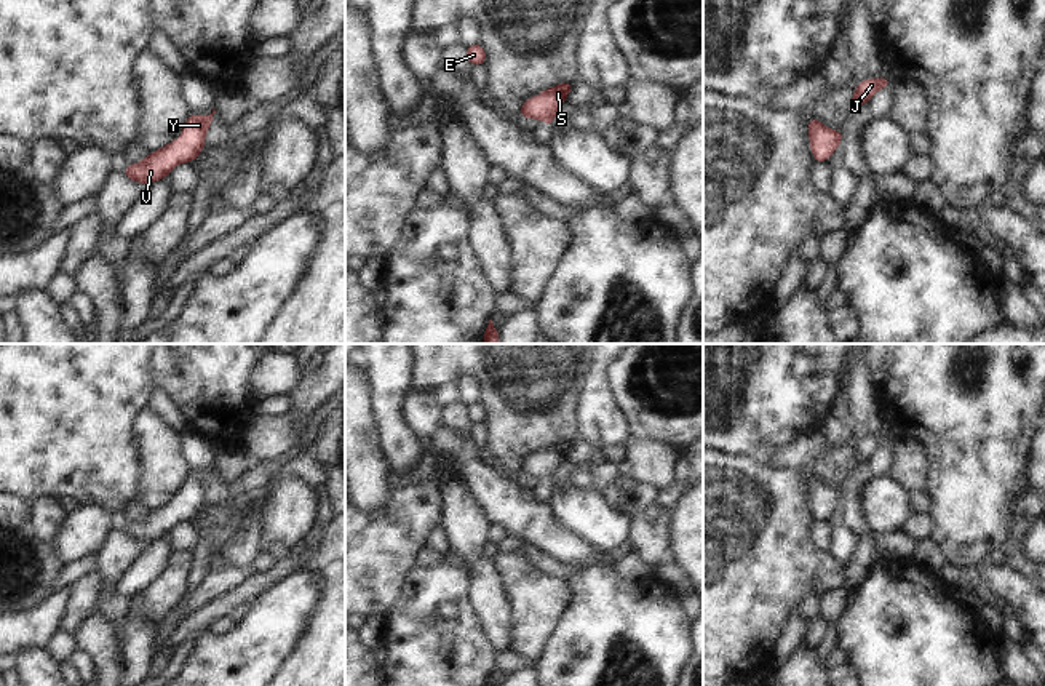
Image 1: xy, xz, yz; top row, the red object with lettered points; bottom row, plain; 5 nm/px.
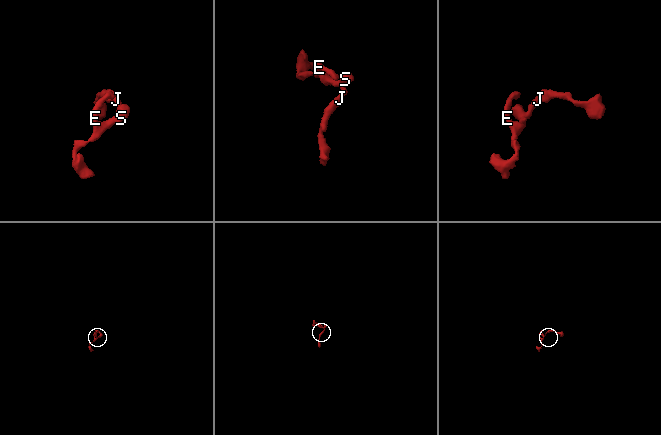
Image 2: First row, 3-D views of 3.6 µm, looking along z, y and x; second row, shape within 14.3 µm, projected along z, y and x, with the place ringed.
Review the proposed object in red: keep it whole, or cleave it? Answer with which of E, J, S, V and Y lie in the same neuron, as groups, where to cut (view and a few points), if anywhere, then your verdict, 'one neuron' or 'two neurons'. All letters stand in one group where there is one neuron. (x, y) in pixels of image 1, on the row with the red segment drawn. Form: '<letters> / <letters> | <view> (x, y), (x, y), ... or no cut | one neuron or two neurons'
E J S V Y | no cut | one neuron

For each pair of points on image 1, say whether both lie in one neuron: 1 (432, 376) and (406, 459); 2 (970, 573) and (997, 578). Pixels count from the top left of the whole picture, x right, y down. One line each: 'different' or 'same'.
1: different
2: different

